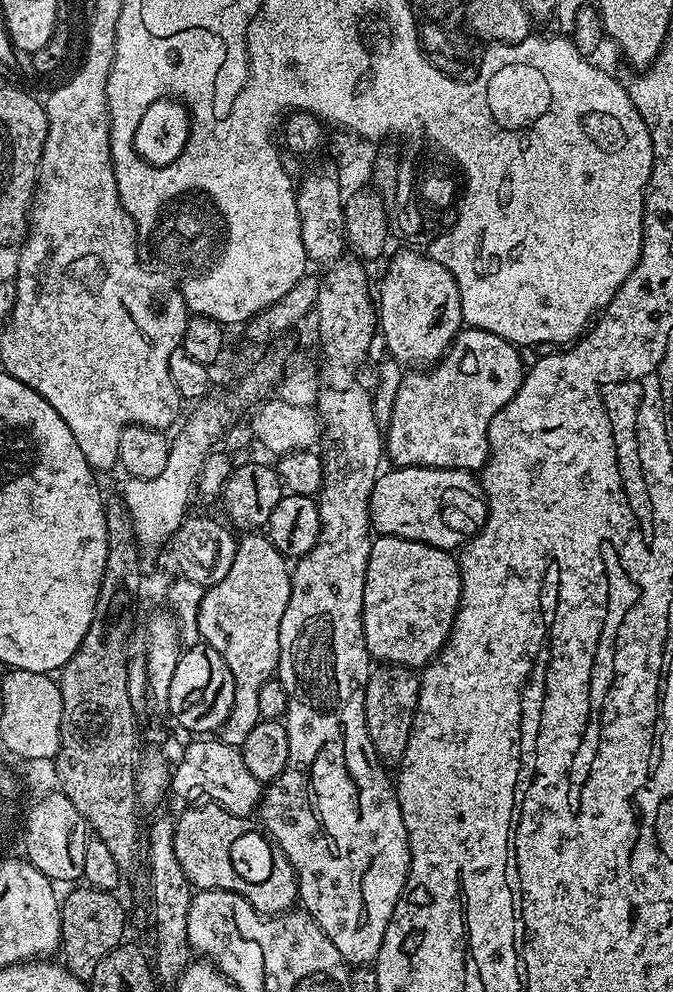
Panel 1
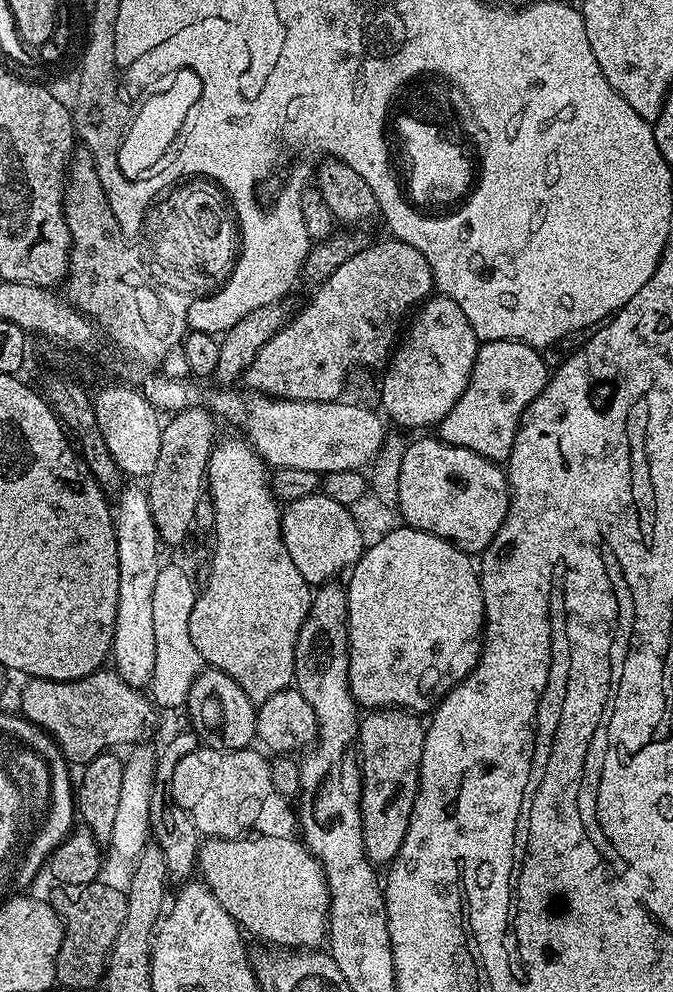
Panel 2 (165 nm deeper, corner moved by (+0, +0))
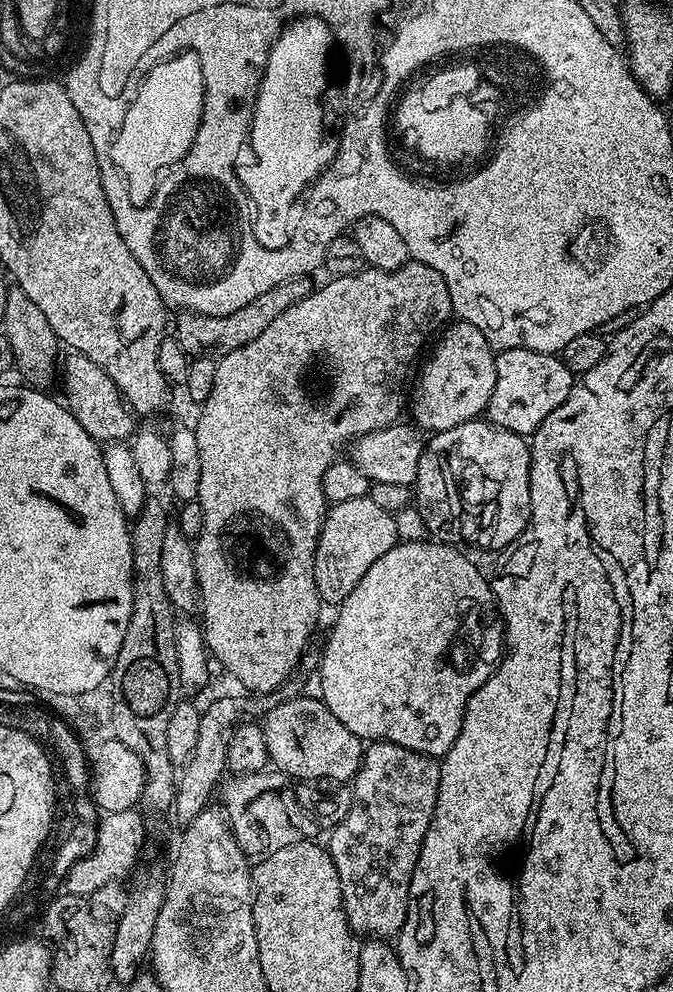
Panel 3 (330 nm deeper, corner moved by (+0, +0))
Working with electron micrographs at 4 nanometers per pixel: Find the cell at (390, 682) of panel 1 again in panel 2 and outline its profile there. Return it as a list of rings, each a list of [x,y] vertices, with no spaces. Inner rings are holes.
[[[378,708],[360,720],[360,816],[363,818],[364,849],[375,865],[391,863],[406,838],[410,814],[420,785],[425,721],[402,708]]]

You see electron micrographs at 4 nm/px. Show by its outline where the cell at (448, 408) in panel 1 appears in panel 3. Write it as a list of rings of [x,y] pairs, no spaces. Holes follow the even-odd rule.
[[[505,348],[496,357],[496,381],[486,419],[498,428],[528,438],[546,422],[546,414],[558,410],[572,392],[574,375],[563,364],[559,355],[535,352],[525,348]]]

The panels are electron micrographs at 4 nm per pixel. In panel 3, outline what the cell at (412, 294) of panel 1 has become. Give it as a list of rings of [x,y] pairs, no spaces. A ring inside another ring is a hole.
[[[457,319],[439,333],[431,348],[427,353],[428,361],[419,365],[416,389],[410,392],[410,412],[412,408],[415,427],[433,434],[468,425],[471,420],[483,417],[488,410],[490,394],[494,394],[497,357],[486,334],[482,334],[478,326]]]

